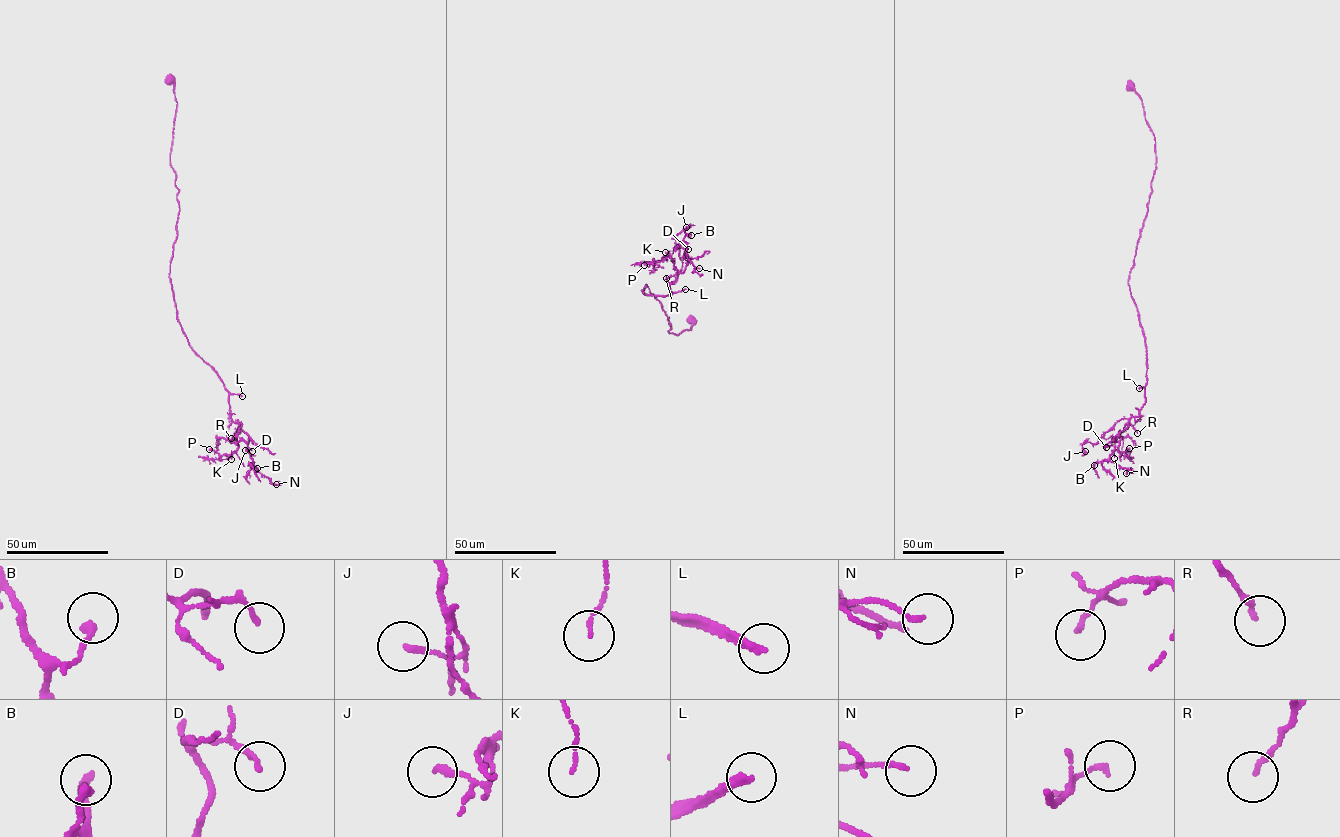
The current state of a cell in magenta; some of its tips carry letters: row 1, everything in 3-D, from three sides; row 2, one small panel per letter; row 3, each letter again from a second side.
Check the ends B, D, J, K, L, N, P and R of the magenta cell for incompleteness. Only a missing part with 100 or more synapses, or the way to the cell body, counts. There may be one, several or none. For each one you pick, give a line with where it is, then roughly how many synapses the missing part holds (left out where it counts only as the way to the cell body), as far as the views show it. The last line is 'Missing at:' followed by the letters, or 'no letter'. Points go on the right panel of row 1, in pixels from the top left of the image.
L: Place: (1139, 388). Roughly 250 synapses
Missing at: L

